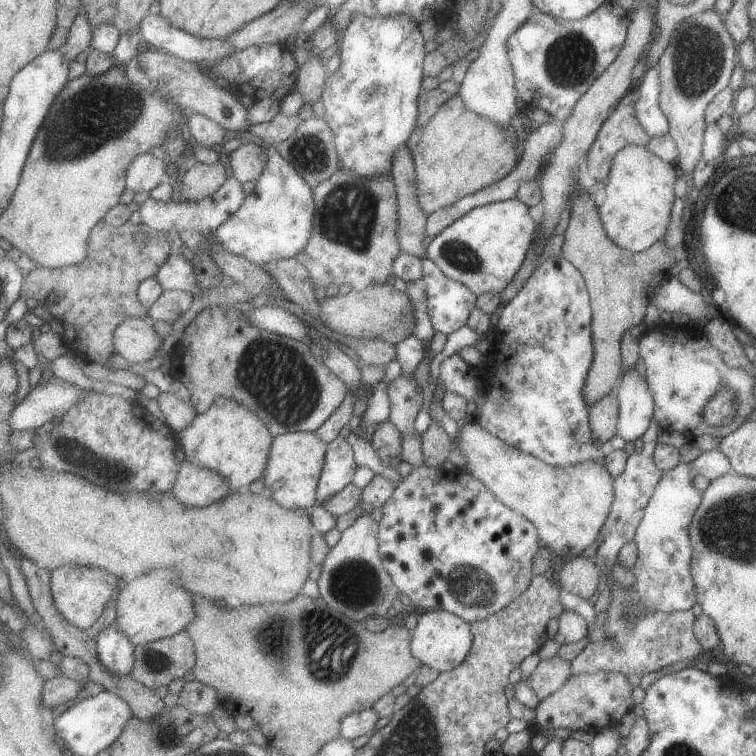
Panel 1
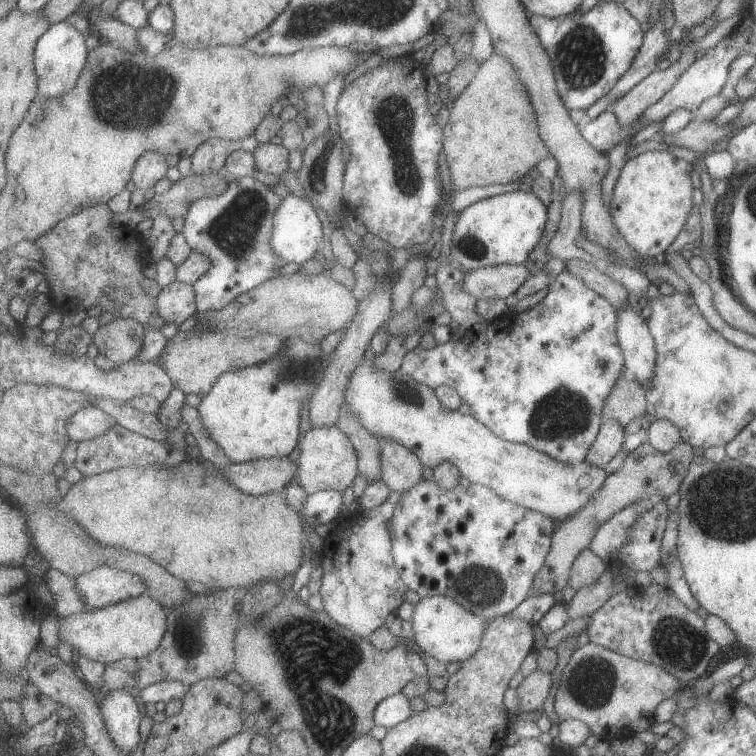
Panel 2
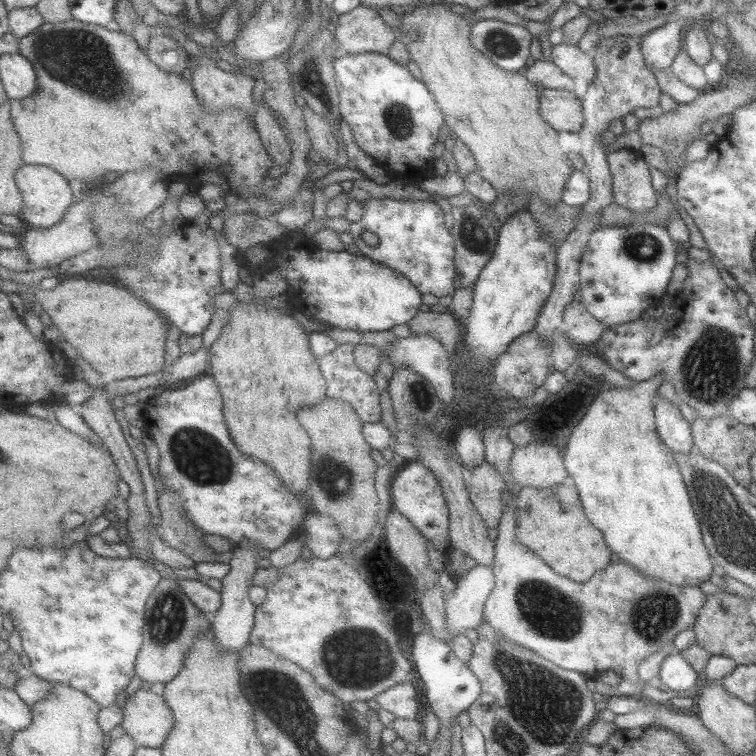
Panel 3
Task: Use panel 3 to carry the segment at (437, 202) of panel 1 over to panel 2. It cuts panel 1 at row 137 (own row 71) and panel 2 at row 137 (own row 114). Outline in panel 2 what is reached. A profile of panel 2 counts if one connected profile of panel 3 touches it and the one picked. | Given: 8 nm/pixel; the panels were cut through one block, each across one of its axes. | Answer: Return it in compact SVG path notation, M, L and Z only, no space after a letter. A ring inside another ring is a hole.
M492 52L484 62L479 63L471 84L450 104L450 119L444 127L444 152L451 172L451 180L457 190L474 186L503 184L523 180L526 173L540 160L547 158L549 151L539 138L536 112L529 104L528 92L521 84L513 65L507 58Z

